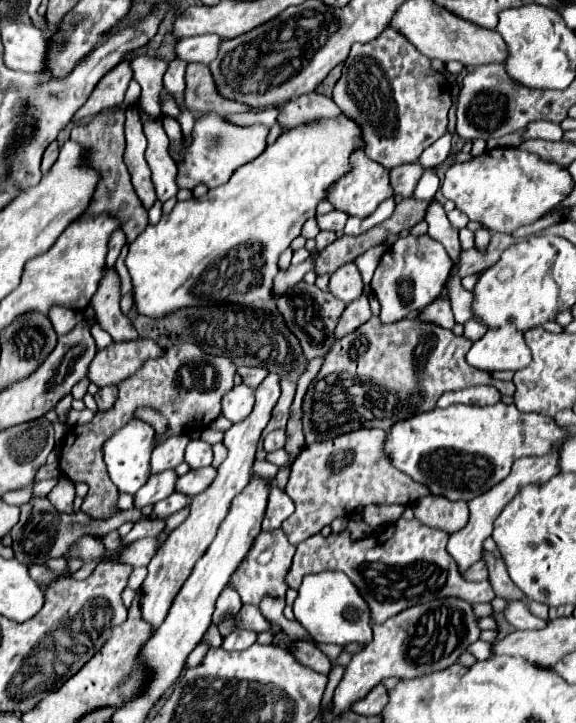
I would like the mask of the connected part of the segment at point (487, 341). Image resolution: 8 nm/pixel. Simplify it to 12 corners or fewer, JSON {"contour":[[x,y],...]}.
{"contour":[[490,329],[466,359],[482,371],[532,363],[518,329]]}

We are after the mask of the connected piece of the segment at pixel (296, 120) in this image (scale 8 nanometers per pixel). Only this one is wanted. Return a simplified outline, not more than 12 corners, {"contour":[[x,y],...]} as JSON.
{"contour":[[306,93],[280,109],[278,125],[290,131],[342,111],[330,97]]}

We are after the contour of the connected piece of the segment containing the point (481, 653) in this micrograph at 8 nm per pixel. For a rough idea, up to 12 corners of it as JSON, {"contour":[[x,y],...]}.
{"contour":[[484,641],[472,643],[468,653],[472,653],[478,661],[488,659],[490,643]]}

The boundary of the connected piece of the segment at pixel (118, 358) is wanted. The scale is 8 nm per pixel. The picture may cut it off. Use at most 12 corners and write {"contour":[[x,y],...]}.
{"contour":[[152,339],[112,343],[96,353],[88,377],[116,385],[164,355]]}

